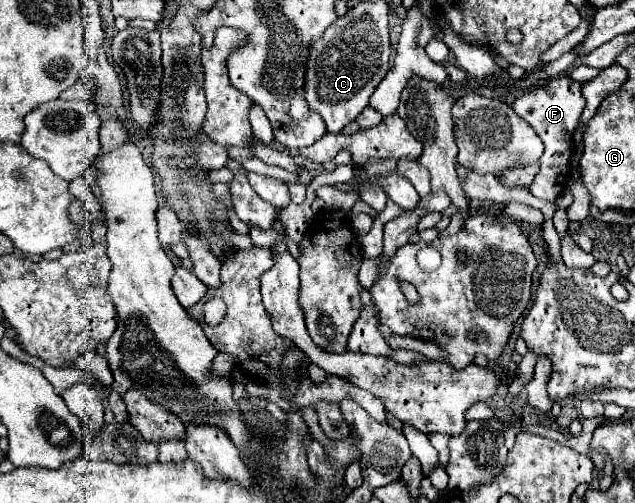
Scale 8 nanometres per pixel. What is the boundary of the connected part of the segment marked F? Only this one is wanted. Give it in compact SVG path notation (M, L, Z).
M558 76L558 78L550 80L550 84L534 88L534 90L526 92L524 96L516 98L516 102L512 104L514 112L520 118L524 118L536 130L540 140L544 142L544 154L540 158L540 172L532 184L532 194L536 198L554 202L566 190L566 182L570 176L570 158L574 154L572 134L578 126L580 112L586 106L584 96L580 94L580 88L582 88L582 84L572 82L568 76Z

